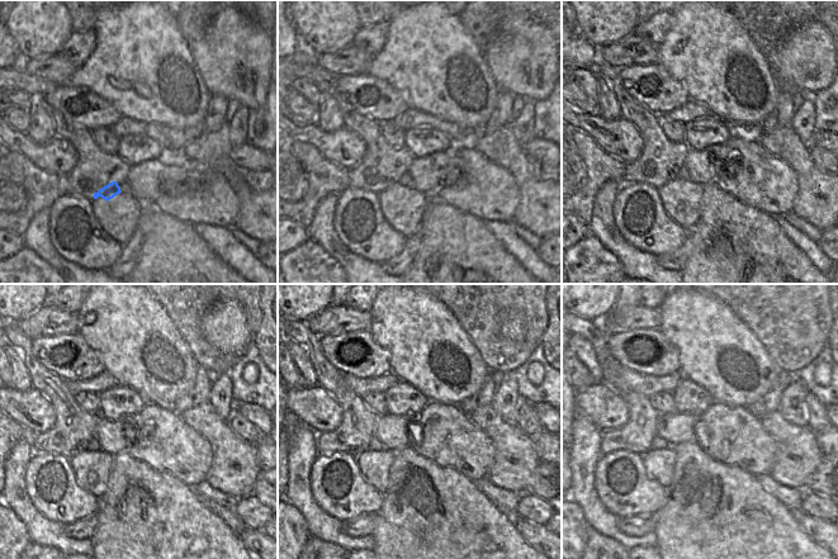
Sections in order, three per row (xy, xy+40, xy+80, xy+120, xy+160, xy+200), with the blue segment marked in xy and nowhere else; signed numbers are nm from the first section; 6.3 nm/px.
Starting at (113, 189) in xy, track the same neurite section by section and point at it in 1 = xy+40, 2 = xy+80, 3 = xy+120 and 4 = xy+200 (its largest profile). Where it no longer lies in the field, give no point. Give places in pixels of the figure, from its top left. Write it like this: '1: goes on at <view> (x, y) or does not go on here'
1: goes on at xy+40 (397, 189)
2: goes on at xy+80 (675, 189)
3: goes on at xy+120 (91, 467)
4: goes on at xy+200 (659, 464)

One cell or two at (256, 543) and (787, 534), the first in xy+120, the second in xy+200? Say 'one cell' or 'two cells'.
two cells

